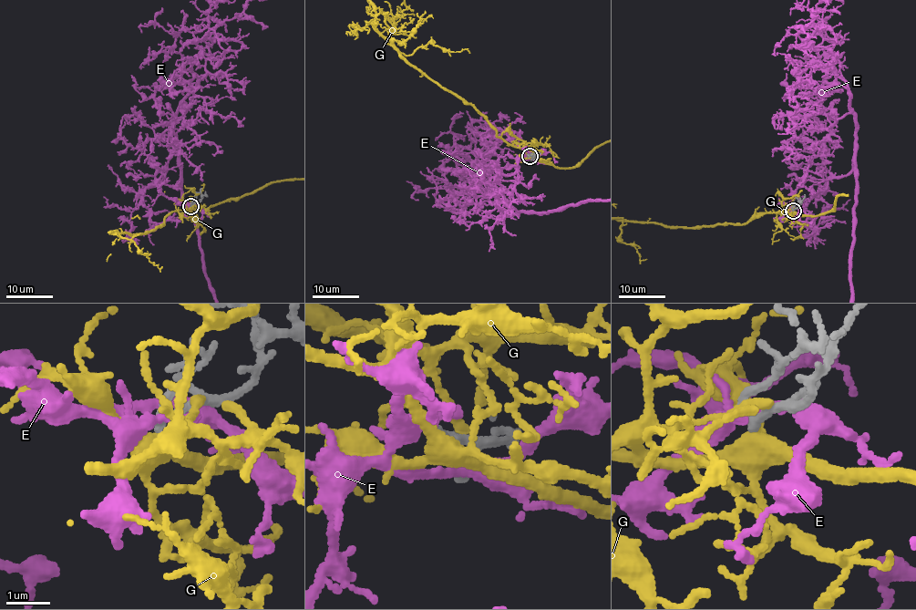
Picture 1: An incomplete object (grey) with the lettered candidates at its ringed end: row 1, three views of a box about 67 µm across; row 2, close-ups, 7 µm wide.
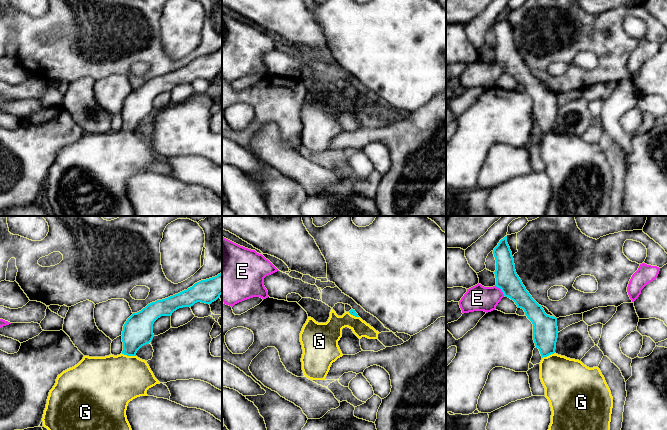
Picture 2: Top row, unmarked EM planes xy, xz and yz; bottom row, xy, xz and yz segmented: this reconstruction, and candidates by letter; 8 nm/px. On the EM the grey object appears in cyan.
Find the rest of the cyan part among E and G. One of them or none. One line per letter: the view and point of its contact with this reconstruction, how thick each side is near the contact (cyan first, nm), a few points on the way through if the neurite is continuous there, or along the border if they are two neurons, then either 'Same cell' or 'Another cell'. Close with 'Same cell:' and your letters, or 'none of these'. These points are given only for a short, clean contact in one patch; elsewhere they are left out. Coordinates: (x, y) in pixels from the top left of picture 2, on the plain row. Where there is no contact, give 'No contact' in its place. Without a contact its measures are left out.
E: Touches cyan at yz (501, 66). Thickness 180 nm (cyan) against 200 nm. Boundary: yz (495, 61), (504, 71). Another cell
G: Touches cyan at xy (128, 131). Thickness 240 nm (cyan) against 420 nm. Path across: xy (137, 107), (133, 113), (128, 131), (127, 142), (112, 157). Same cell
Same cell: G

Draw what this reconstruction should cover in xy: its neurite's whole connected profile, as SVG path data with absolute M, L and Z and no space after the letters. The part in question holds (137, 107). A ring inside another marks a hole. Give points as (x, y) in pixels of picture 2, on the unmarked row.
M222 48L215 53L201 56L192 63L168 74L148 80L137 89L133 89L125 98L122 107L123 127L120 131L105 133L84 132L74 143L58 151L56 159L49 168L43 190L43 202L53 211L54 216L135 216L135 211L127 196L128 179L140 172L147 172L147 166L160 158L155 154L145 136L136 132L137 127L149 120L153 113L153 100L161 92L171 92L174 87L191 83L197 78L211 80L222 70Z

